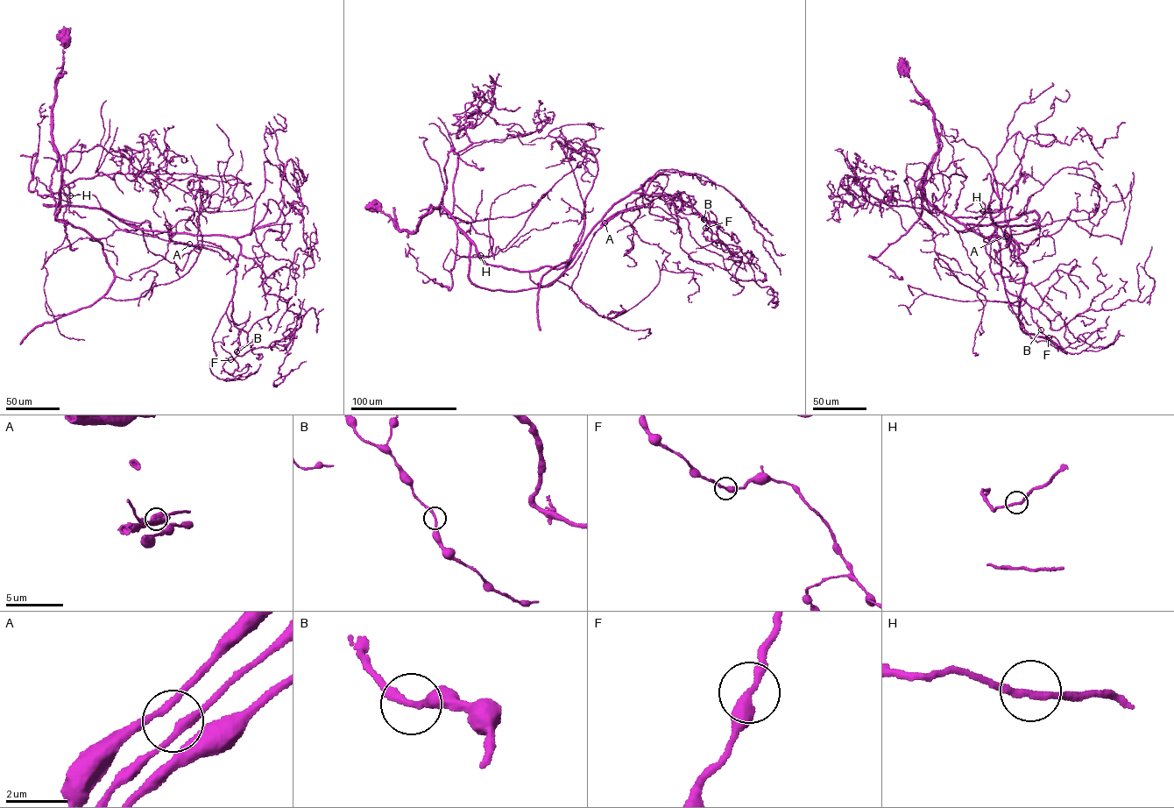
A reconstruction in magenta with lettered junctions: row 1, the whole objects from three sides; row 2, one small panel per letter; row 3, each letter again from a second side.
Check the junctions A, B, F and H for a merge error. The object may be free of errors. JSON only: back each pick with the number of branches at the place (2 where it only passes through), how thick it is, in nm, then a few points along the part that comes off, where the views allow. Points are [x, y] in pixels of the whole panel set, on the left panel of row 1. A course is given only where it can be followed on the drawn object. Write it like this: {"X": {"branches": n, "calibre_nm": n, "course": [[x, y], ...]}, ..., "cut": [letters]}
{"cut": []}

